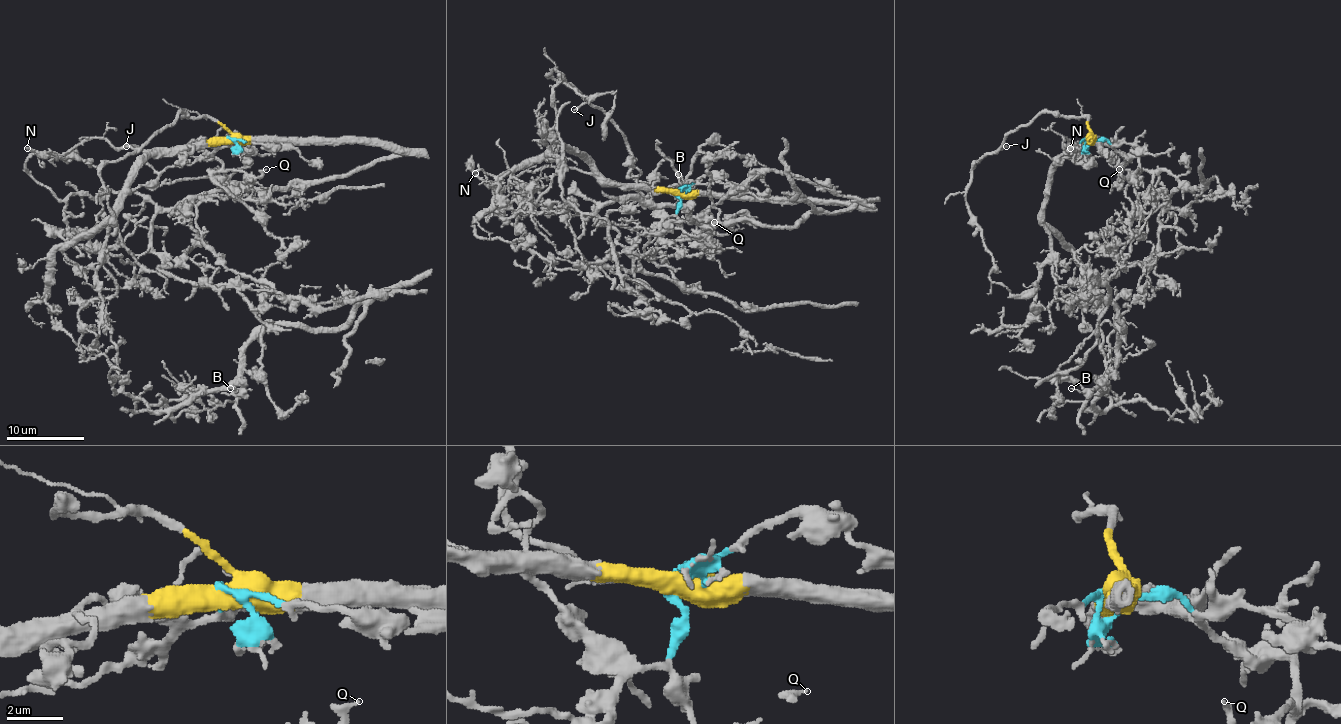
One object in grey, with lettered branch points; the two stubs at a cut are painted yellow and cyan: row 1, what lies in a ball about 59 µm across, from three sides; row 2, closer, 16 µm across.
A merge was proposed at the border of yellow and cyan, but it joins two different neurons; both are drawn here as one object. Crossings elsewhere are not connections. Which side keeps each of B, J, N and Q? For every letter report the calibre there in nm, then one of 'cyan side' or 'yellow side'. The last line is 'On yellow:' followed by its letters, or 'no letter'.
B: 130 nm thick; yellow side
J: 140 nm thick; yellow side
N: 240 nm thick; yellow side
Q: 240 nm thick; cyan side
On yellow: B, J, N

